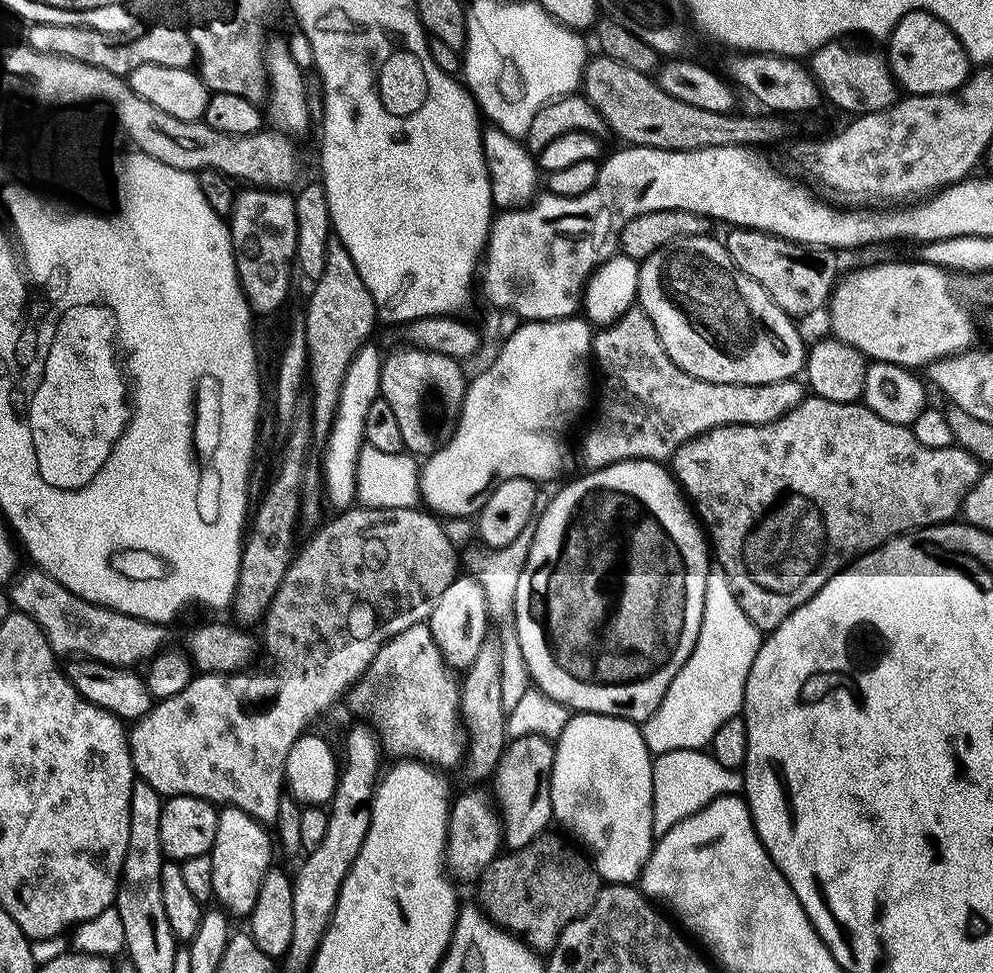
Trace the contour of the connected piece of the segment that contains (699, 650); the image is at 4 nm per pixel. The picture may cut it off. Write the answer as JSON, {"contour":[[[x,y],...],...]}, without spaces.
{"contour":[[[709,563],[706,574],[706,602],[702,610],[702,626],[698,630],[698,642],[690,658],[686,658],[682,670],[674,674],[674,682],[670,682],[658,710],[654,710],[649,720],[643,721],[642,724],[644,741],[649,752],[659,754],[668,751],[707,749],[718,733],[718,728],[727,719],[741,715],[746,678],[750,674],[750,666],[754,666],[754,658],[761,643],[762,633],[756,629],[754,622],[750,622],[750,618],[746,618],[746,610],[738,606],[738,598],[734,598],[730,578],[726,578],[719,564]]]}

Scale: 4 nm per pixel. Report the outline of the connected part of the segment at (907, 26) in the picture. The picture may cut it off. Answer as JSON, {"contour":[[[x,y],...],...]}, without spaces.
{"contour":[[[911,12],[901,18],[886,37],[888,44],[888,70],[892,79],[909,96],[942,94],[954,92],[965,87],[970,61],[962,42],[934,14],[929,12]]]}

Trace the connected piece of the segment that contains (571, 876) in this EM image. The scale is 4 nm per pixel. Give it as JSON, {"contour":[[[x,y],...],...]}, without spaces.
{"contour":[[[545,834],[534,838],[534,842],[526,842],[526,846],[505,851],[490,862],[475,889],[476,896],[480,899],[480,908],[484,911],[481,913],[499,928],[508,929],[513,936],[523,940],[537,954],[551,952],[562,930],[570,926],[570,922],[582,918],[582,914],[586,914],[586,910],[594,906],[594,898],[598,898],[602,887],[600,875],[596,872],[591,859],[571,843],[568,845],[563,840],[563,835],[560,836]]]}

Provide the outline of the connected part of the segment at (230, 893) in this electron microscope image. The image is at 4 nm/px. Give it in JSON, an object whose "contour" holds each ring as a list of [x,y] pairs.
{"contour":[[[227,806],[221,807],[218,811],[218,834],[214,834],[214,846],[212,847],[211,855],[213,862],[213,892],[212,895],[218,901],[220,900],[245,900],[245,902],[251,902],[255,900],[256,895],[258,894],[258,886],[262,886],[262,878],[266,878],[268,869],[273,867],[274,860],[272,860],[272,848],[274,852],[274,842],[272,846],[272,836],[267,832],[265,825],[261,821],[255,820],[246,814],[242,810],[237,808],[229,808]]]}

